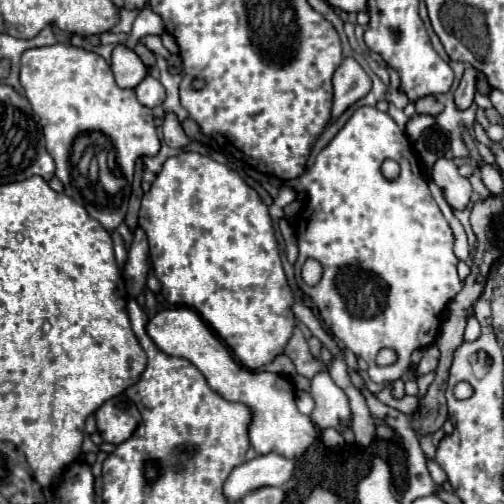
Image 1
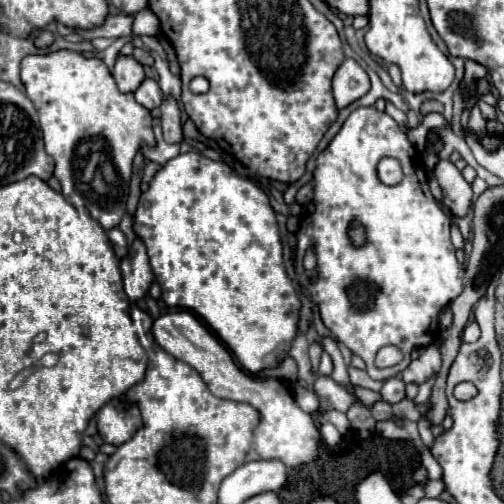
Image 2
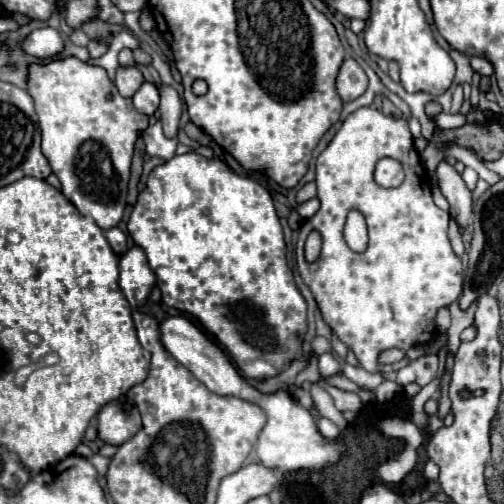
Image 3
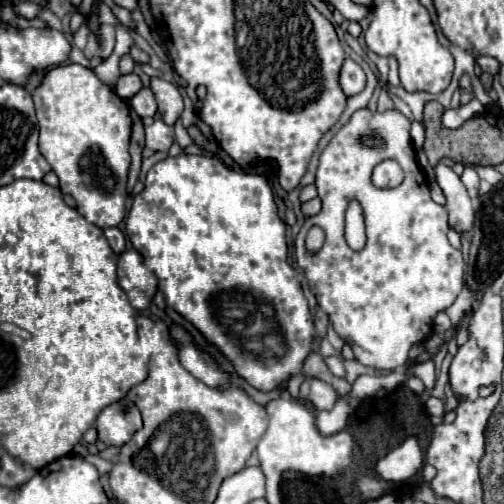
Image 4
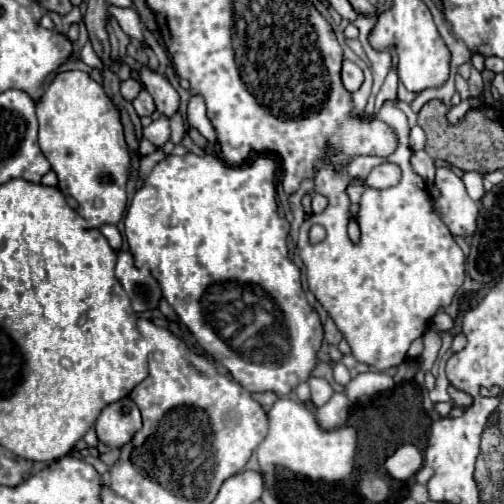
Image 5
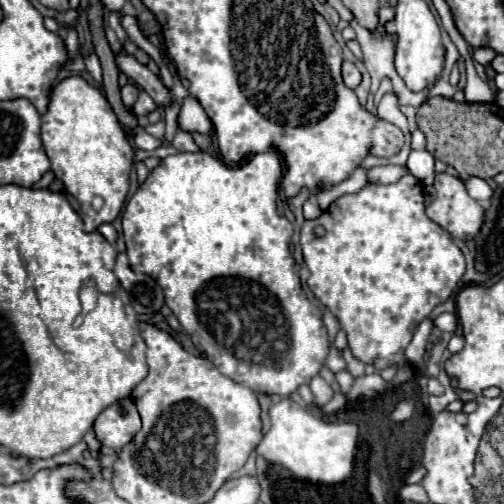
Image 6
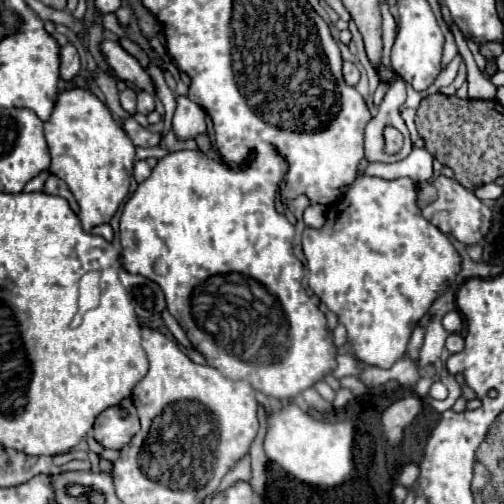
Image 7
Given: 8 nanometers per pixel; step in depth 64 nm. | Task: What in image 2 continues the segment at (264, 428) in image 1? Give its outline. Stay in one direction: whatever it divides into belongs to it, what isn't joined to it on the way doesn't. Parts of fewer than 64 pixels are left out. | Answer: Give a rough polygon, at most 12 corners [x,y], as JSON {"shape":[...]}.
{"shape":[[186,309],[154,322],[156,342],[214,396],[260,410],[254,448],[296,468],[320,432],[288,386],[256,380]]}

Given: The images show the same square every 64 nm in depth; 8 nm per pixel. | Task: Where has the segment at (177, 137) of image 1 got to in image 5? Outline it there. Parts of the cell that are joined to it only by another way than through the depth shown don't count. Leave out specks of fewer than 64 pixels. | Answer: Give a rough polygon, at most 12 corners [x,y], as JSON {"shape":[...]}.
{"shape":[[146,66],[138,70],[142,86],[156,102],[156,110],[172,116],[180,98],[172,84]]}

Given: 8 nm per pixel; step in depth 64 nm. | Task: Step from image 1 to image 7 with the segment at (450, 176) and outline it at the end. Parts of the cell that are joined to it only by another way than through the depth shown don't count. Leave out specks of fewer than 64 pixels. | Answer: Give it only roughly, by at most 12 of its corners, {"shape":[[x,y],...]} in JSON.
{"shape":[[438,176],[438,198],[422,210],[466,246],[492,226],[492,208],[454,178]]}

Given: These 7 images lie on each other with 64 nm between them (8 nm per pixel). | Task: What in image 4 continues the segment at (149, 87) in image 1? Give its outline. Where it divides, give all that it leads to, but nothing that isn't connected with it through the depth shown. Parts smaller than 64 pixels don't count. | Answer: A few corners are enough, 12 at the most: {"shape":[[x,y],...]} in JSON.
{"shape":[[142,88],[132,106],[140,118],[156,114],[156,100],[150,88]]}

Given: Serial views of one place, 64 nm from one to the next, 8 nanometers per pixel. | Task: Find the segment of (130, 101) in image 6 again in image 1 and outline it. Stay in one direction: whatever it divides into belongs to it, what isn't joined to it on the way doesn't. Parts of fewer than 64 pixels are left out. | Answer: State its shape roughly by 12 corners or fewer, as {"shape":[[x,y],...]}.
{"shape":[[134,50],[112,52],[112,72],[120,88],[136,88],[146,66]]}

